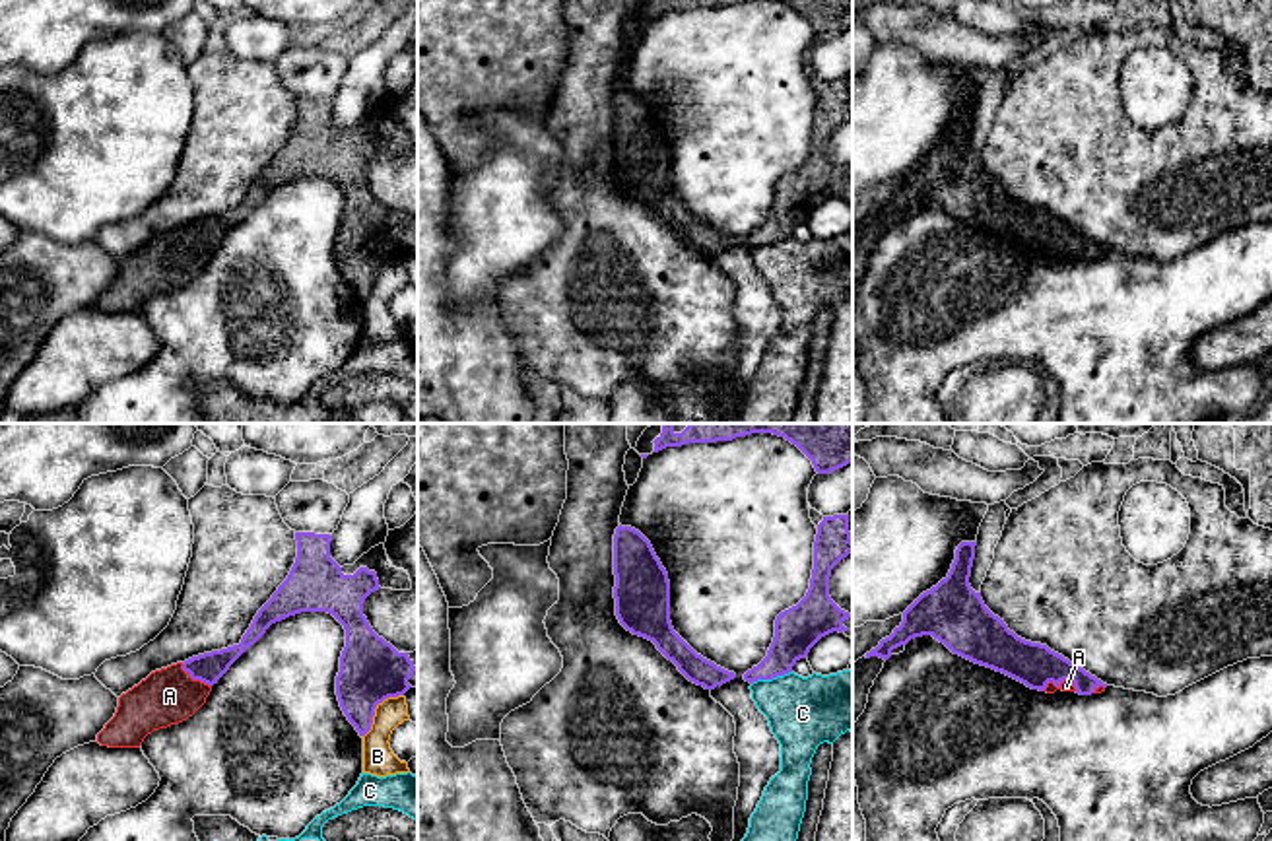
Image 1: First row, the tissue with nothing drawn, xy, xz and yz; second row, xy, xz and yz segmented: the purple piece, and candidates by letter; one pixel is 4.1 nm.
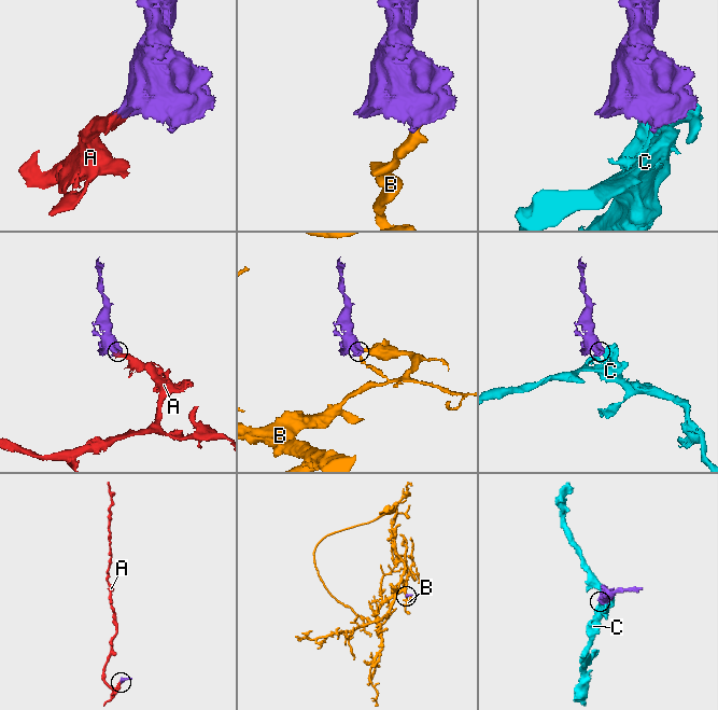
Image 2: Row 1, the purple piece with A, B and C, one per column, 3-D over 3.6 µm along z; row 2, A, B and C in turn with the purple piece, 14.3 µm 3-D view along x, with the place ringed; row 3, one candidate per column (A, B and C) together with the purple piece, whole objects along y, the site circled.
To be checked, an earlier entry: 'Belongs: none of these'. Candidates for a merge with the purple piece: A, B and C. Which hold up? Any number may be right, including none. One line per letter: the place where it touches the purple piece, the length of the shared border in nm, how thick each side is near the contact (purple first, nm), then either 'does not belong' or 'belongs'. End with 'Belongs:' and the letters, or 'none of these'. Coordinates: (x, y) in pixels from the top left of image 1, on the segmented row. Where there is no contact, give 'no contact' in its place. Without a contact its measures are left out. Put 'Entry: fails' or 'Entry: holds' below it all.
A: yz (1059, 684) | 140 nm | 180/50 nm | belongs
B: xy (375, 707) | 260 nm | 260/130 nm | does not belong
C: xz (771, 678) | 180 nm | 190/300 nm | does not belong
Belongs: A
Entry: fails

